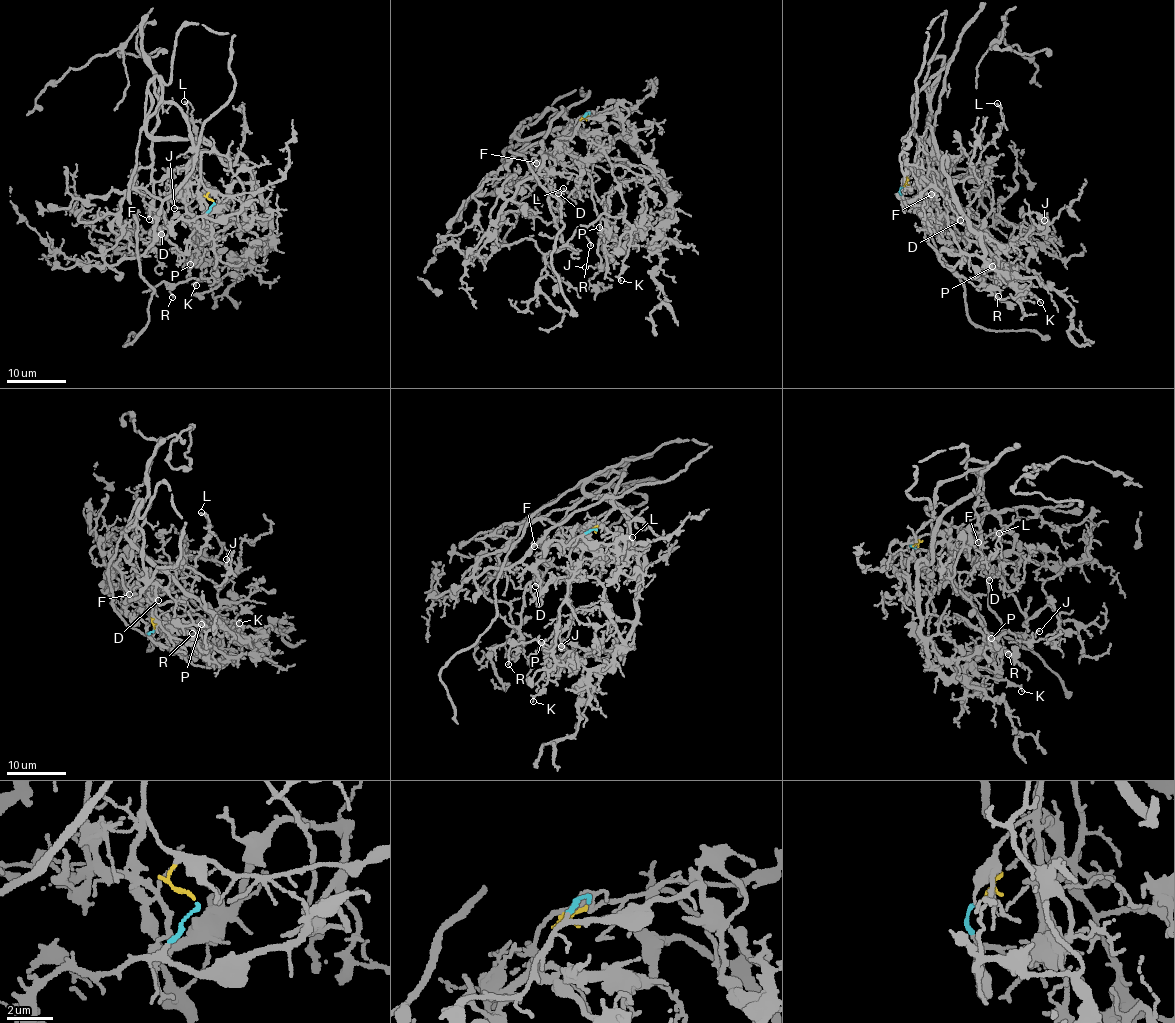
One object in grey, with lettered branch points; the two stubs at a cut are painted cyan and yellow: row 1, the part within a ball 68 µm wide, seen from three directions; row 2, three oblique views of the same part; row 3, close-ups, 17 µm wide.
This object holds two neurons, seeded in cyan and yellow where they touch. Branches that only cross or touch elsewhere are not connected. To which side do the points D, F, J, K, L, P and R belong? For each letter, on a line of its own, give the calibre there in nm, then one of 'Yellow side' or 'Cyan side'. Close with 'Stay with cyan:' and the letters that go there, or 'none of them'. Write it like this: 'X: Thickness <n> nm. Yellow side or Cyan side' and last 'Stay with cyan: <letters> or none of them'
D: Thickness 120 nm. Yellow side
F: Thickness 140 nm. Yellow side
J: Thickness 110 nm. Yellow side
K: Thickness 160 nm. Yellow side
L: Thickness 80 nm. Yellow side
P: Thickness 140 nm. Yellow side
R: Thickness 90 nm. Yellow side
Stay with cyan: none of them

